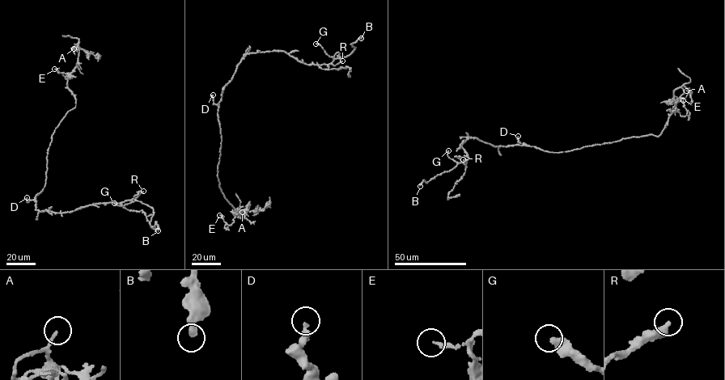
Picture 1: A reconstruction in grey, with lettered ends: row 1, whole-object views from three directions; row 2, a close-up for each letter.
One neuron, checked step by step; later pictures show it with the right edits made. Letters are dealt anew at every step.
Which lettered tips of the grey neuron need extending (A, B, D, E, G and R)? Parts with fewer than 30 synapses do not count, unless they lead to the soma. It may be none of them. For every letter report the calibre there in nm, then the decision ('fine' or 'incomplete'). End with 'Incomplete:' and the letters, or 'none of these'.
A: 140 nm thick; fine
B: 360 nm thick; fine
D: 280 nm thick; fine
E: 190 nm thick; fine
G: 400 nm thick; fine
R: 360 nm thick; fine
Incomplete: none of these

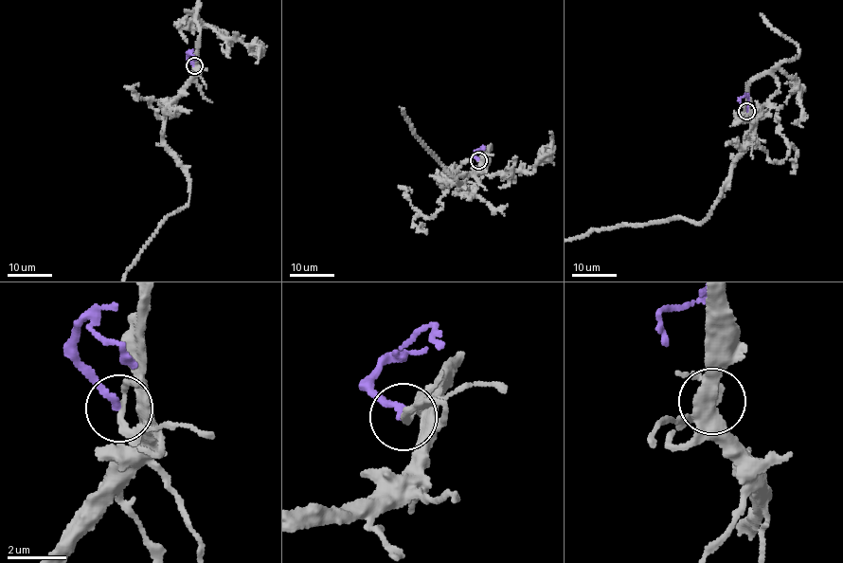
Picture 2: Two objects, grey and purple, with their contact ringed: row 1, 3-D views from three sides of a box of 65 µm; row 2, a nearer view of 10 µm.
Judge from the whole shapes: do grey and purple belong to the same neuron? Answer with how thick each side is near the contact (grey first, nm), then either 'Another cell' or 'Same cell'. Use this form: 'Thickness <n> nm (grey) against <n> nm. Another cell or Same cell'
Thickness 200 nm (grey) against 200 nm. Another cell

